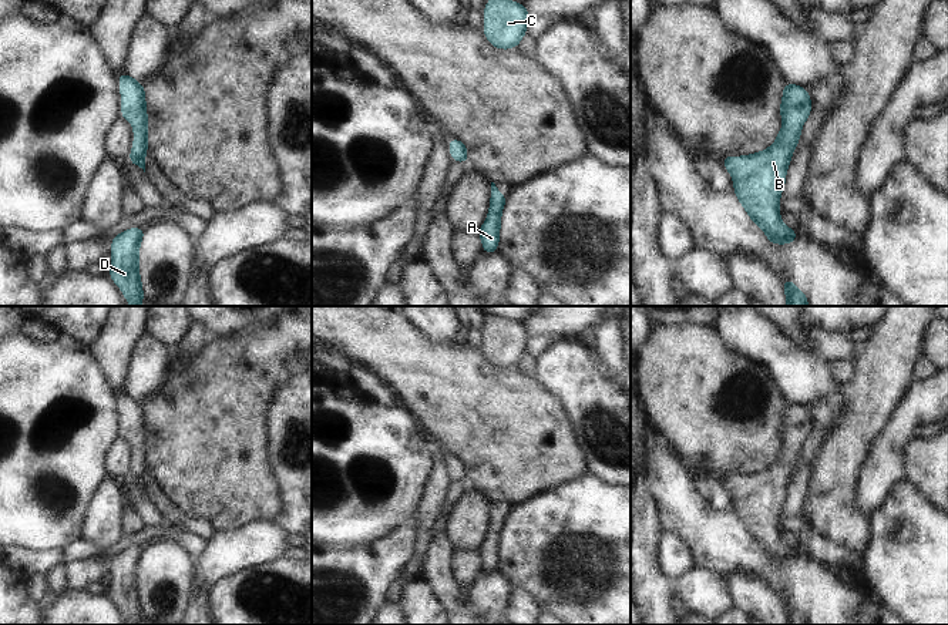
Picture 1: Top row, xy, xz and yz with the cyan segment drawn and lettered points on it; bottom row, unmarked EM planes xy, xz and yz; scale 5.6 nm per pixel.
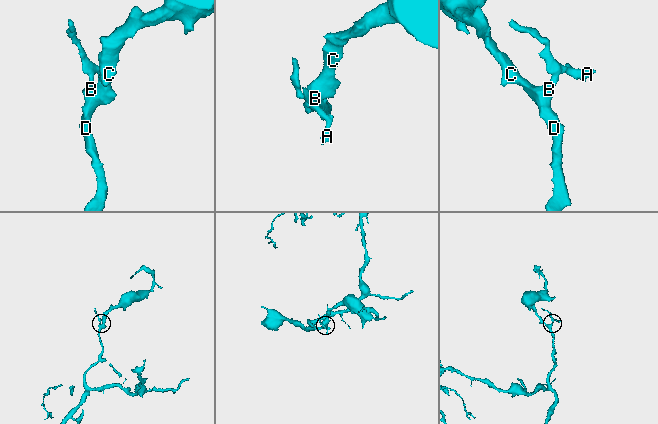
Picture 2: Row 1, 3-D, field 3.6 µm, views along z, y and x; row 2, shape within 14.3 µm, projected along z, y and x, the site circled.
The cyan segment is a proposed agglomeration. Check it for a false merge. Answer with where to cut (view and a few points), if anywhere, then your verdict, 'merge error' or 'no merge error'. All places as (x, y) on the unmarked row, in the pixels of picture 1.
no cut; no merge error

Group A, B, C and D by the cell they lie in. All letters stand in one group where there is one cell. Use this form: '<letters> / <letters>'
A B C D

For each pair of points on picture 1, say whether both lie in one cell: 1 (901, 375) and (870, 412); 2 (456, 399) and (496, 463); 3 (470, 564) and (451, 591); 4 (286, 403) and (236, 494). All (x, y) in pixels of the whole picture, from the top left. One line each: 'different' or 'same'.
1: same
2: same
3: different
4: different

